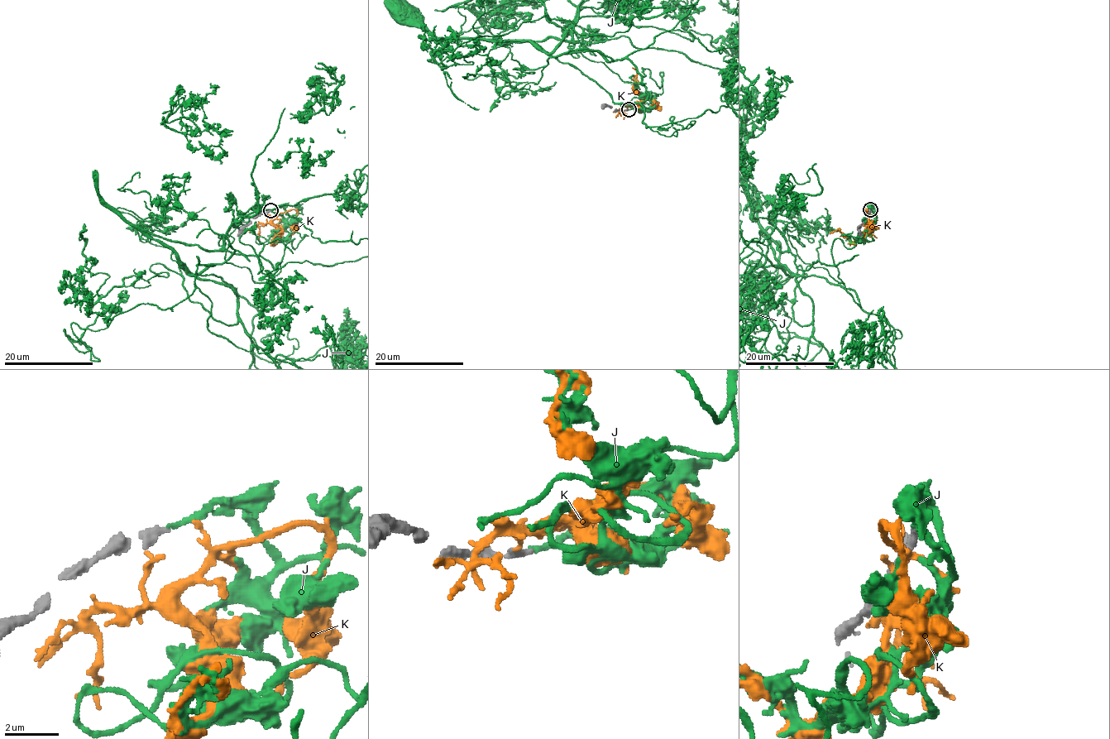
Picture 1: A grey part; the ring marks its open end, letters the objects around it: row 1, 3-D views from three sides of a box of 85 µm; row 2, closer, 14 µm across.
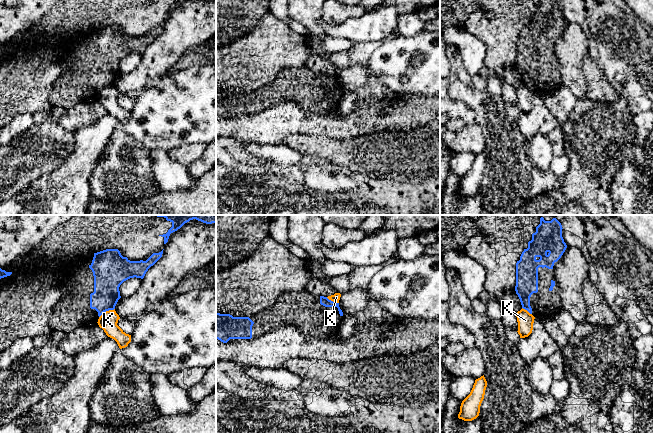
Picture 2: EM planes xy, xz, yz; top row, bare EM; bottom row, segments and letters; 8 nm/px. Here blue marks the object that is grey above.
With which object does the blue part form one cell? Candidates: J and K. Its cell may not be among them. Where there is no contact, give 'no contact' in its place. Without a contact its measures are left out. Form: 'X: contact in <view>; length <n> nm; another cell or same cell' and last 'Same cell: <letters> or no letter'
J: no contact; same cell
K: contact in xy; length 150 nm; another cell
Same cell: J

